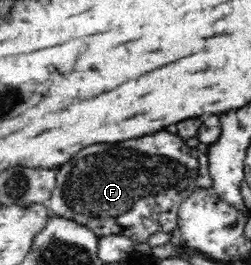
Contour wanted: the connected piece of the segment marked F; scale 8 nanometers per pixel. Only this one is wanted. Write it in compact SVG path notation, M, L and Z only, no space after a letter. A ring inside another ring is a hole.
M168 131L114 145L90 145L56 171L56 189L48 207L54 216L72 219L91 229L99 238L118 233L129 237L134 244L148 241L156 231L168 234L168 231L177 229L180 204L198 188L198 155L197 148L190 149L178 135Z

